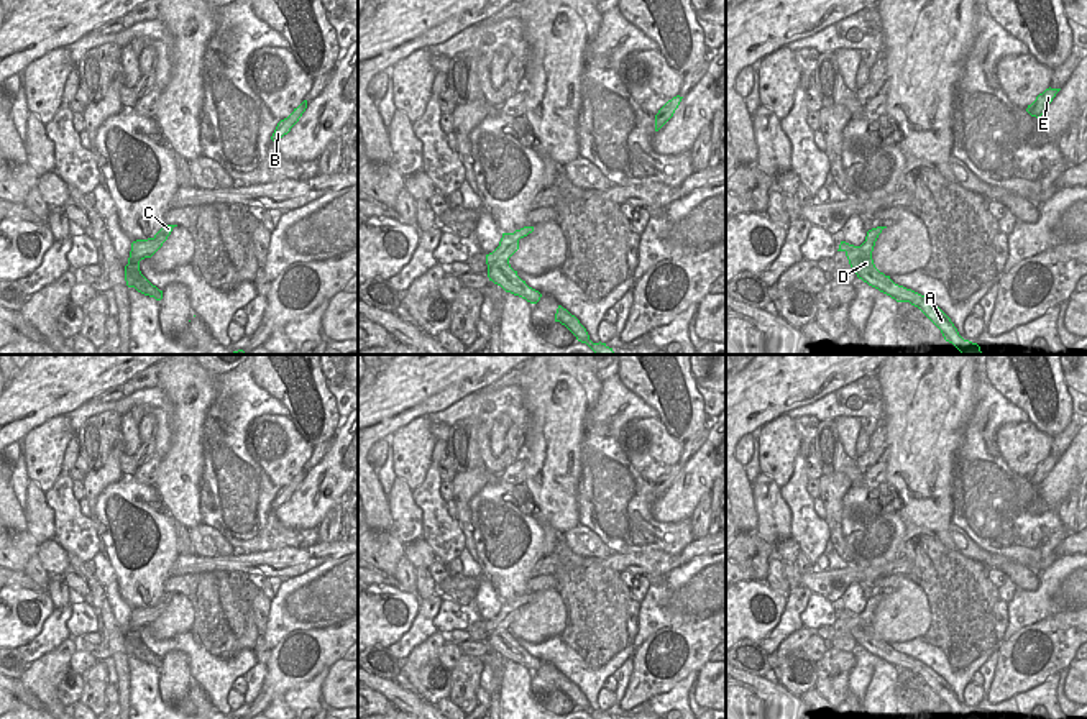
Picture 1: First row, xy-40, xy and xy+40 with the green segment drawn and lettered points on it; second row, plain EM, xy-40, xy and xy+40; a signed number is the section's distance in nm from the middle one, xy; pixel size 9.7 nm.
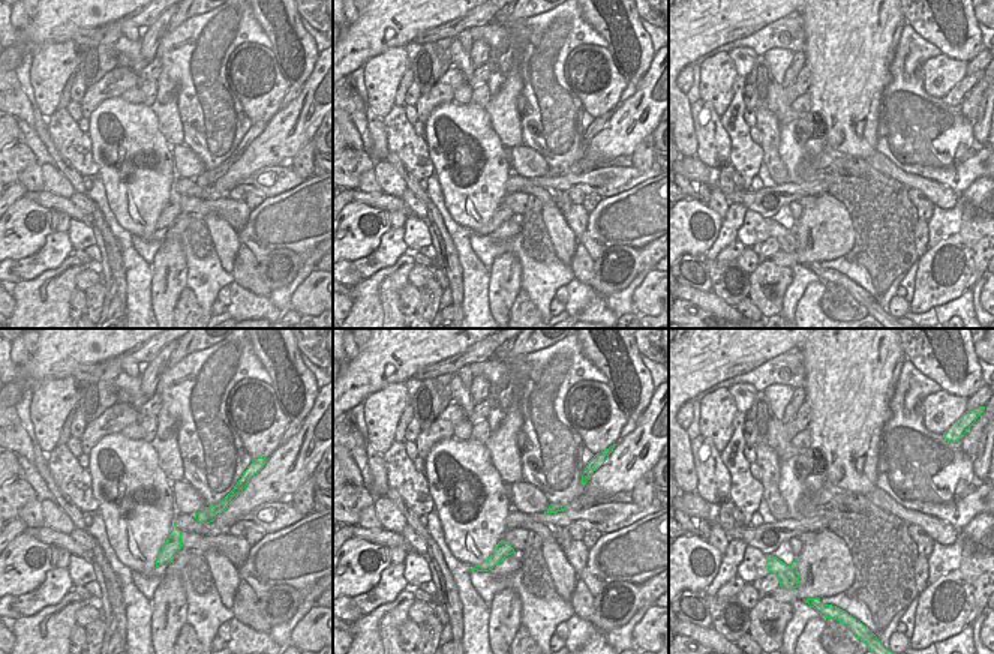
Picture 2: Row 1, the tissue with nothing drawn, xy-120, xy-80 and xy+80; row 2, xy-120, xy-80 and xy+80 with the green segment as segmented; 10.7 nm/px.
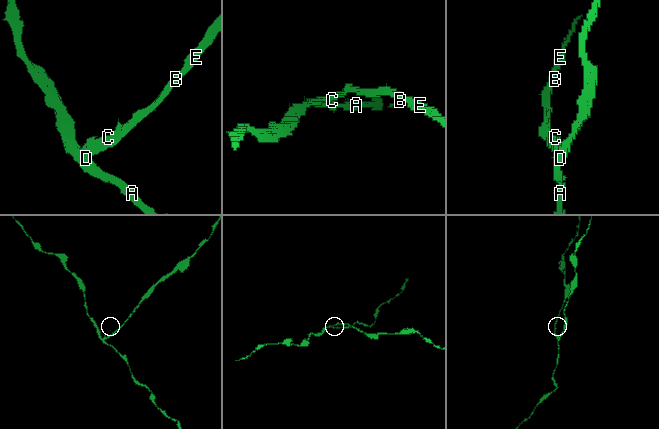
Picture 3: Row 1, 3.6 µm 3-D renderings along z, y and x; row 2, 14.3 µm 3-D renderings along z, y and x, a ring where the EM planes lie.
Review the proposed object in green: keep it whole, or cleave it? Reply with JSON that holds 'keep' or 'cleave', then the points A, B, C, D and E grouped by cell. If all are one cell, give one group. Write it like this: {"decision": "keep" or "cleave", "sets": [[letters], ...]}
{"decision": "cleave", "sets": [["A", "D"], ["B", "C", "E"]]}

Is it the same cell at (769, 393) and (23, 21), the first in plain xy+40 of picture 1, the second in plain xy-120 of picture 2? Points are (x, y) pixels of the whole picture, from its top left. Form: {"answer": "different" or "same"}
{"answer": "different"}

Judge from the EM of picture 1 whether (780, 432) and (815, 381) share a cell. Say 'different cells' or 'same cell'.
different cells

